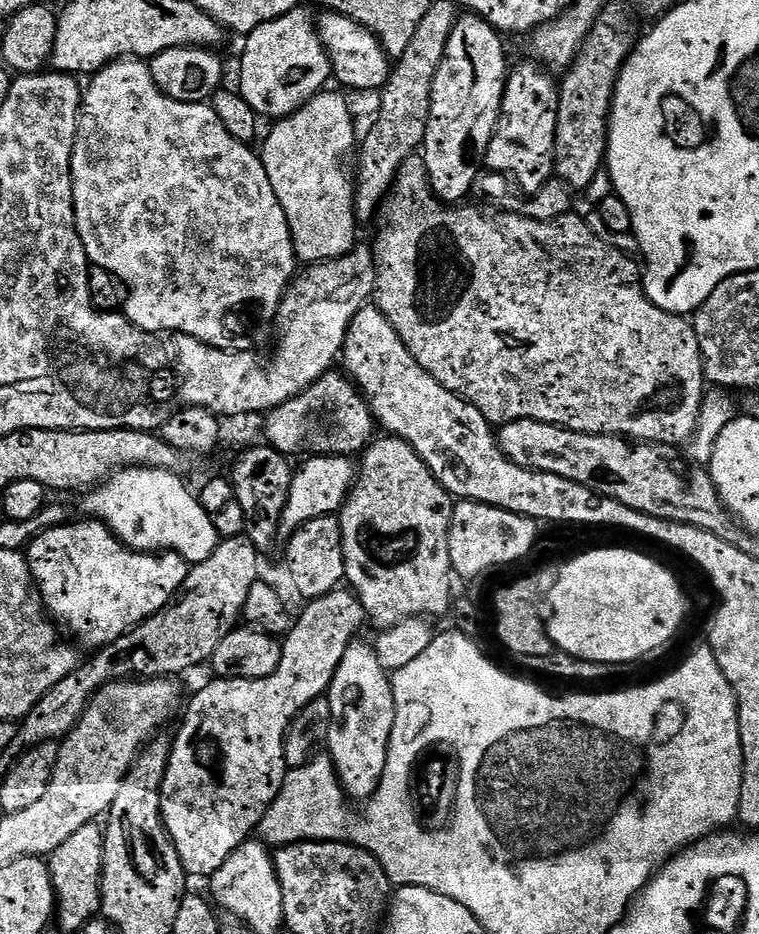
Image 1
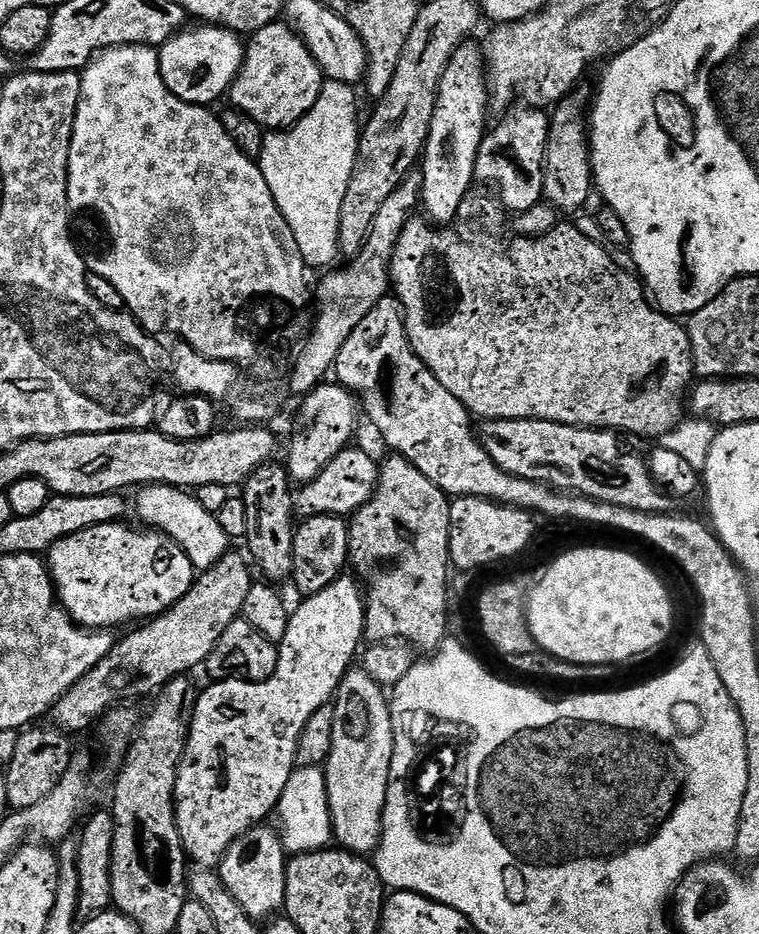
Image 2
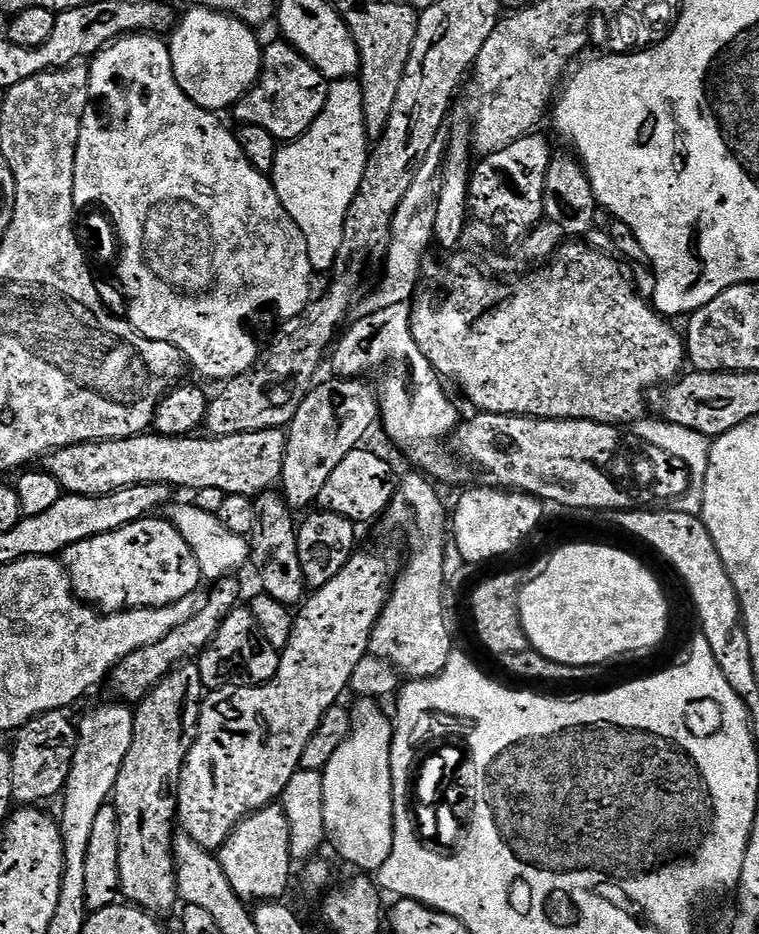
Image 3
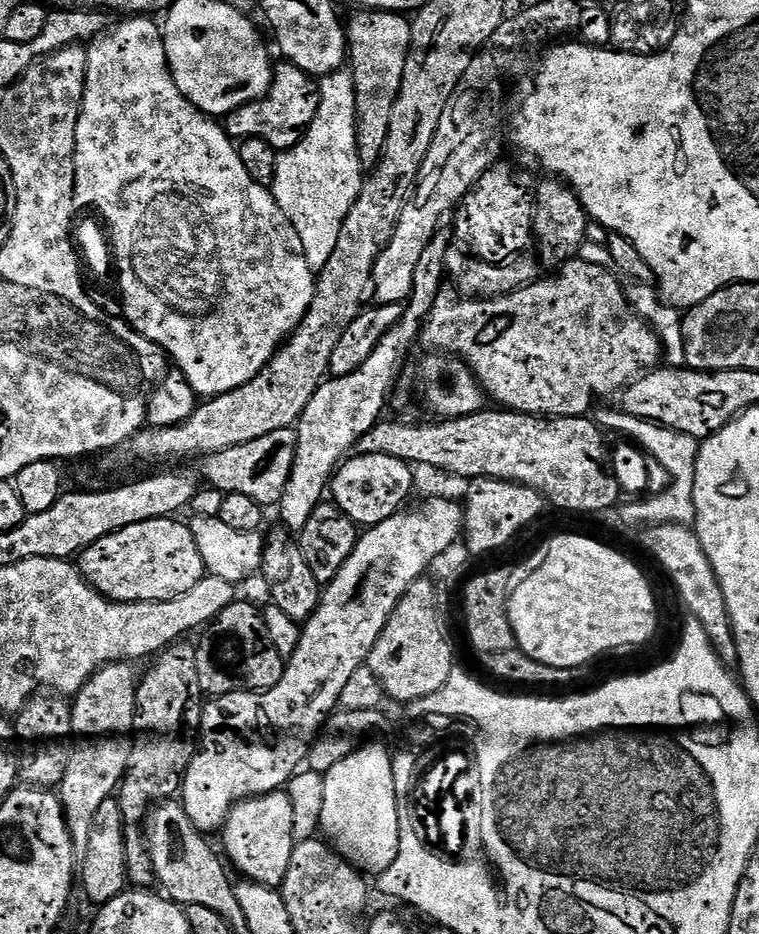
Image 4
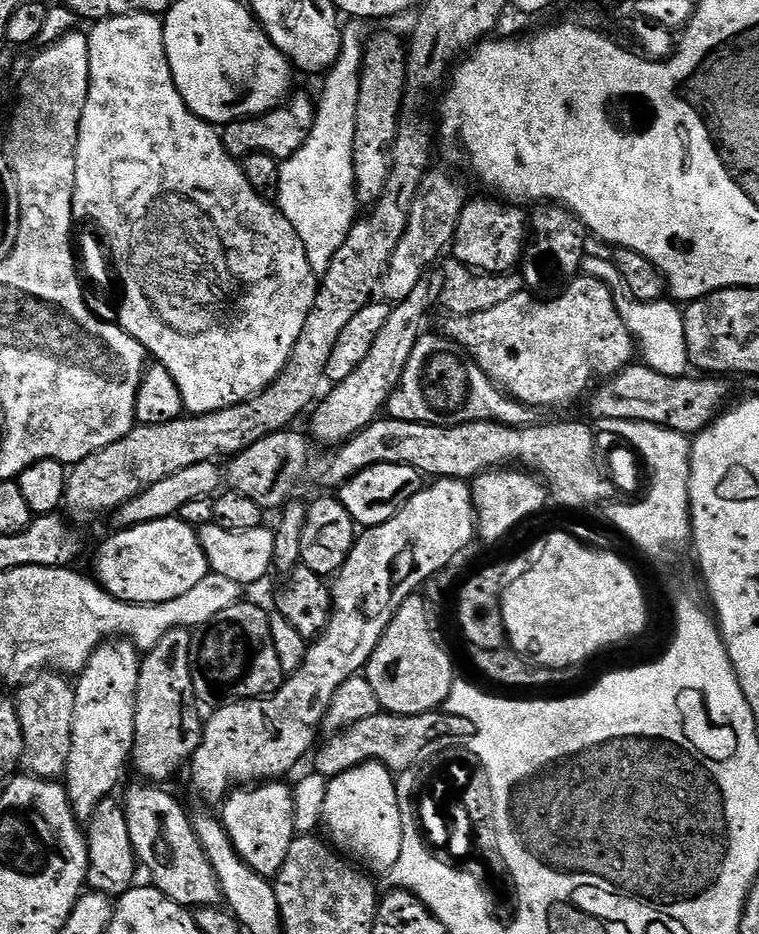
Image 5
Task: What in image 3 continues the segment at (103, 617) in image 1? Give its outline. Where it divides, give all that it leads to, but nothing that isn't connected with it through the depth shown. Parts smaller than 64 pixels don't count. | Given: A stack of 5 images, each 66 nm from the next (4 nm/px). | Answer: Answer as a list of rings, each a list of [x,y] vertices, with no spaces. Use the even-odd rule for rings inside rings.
[[[156,519],[136,520],[113,532],[74,542],[74,546],[62,553],[64,570],[70,578],[77,600],[83,600],[85,604],[95,606],[101,613],[107,614],[127,612],[129,608],[165,608],[167,604],[178,602],[197,591],[196,587],[202,584],[202,577],[198,558],[194,558],[194,550],[186,546],[186,538],[178,534],[171,519]]]

